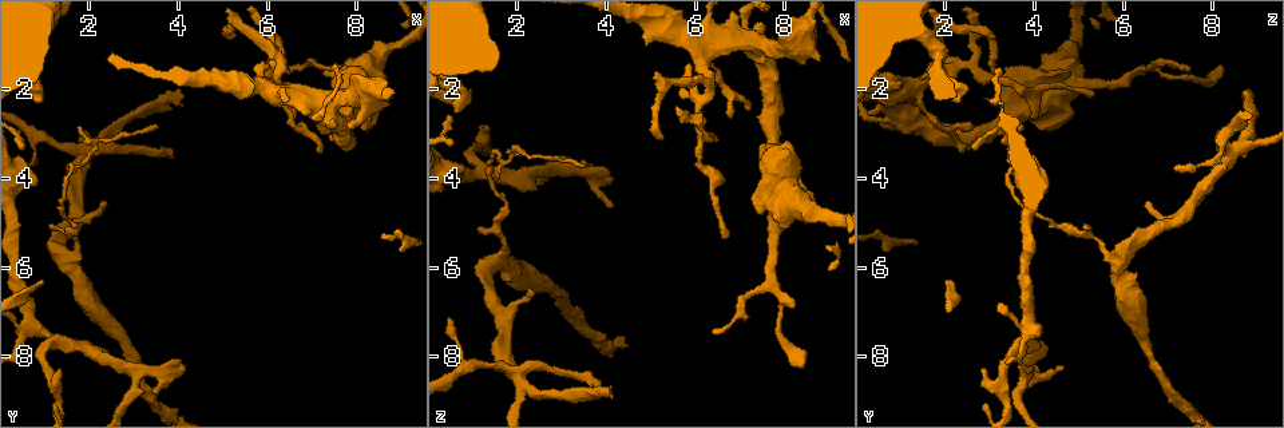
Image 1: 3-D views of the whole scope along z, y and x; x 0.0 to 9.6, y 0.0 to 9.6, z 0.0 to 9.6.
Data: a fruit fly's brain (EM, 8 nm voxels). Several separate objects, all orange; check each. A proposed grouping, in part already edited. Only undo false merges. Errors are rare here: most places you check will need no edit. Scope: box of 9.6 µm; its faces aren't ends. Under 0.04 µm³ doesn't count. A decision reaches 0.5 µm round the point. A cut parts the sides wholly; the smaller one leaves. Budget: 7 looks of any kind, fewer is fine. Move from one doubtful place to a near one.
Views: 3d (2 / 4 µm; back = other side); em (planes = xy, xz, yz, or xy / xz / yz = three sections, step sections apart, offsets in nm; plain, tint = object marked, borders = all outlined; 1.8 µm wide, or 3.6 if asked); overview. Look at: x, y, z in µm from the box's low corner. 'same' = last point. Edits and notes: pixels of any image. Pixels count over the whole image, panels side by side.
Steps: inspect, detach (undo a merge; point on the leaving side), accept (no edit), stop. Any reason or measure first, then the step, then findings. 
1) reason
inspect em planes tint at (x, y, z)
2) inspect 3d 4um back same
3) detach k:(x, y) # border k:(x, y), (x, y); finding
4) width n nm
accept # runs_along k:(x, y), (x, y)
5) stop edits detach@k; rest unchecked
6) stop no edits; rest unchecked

four-way junction
inspect em xz step 16 tint at (1.90, 3.50, 8.45)

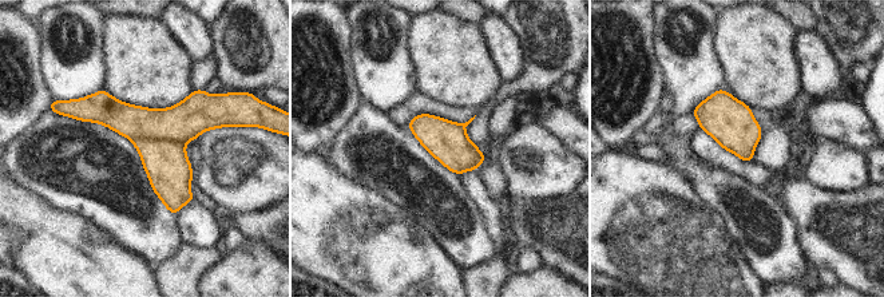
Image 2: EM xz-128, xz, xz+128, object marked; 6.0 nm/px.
inspect em planes tint same

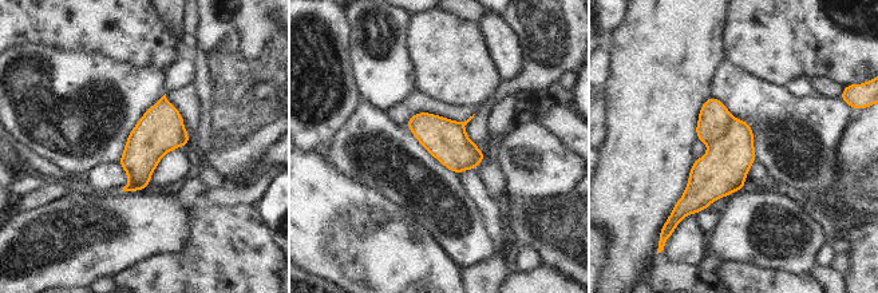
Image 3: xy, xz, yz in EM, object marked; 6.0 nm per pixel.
width 240 nm
detach 3:(714, 118) # border 3:(734, 119), (727, 130), (708, 145); a second neuron is stuck on

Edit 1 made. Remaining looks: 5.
see it whole again
inspect overview

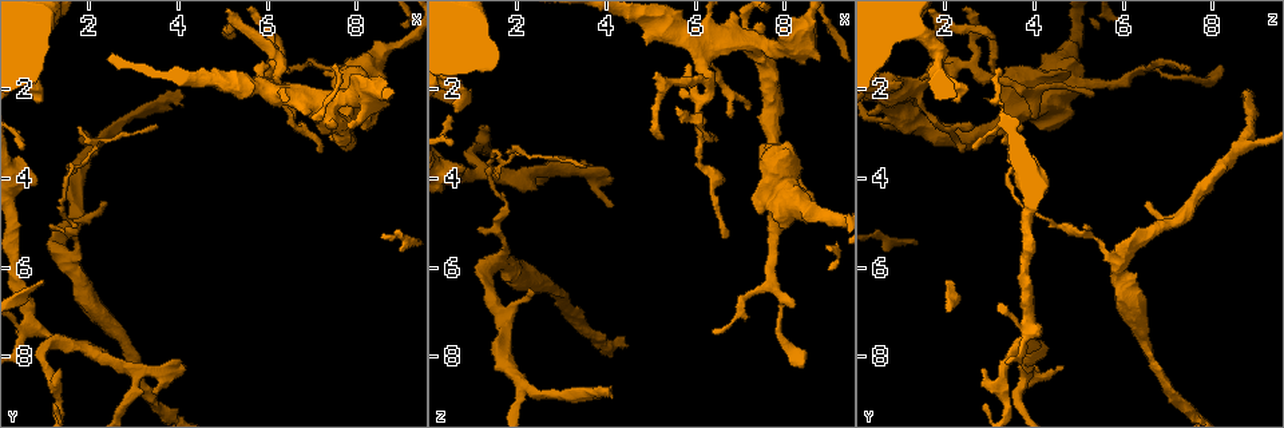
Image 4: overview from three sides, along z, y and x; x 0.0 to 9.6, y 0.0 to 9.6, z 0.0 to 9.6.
sharp bend
inspect em xz step 8 borders at (0.65, 7.30, 3.85)

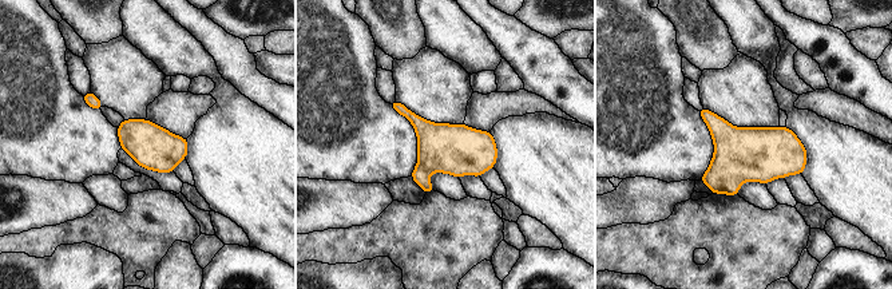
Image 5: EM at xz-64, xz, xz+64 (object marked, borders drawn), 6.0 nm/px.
accept # one neuron here

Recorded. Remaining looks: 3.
branch point
inspect em planes tint at (6.35, 1.50, 1.85)

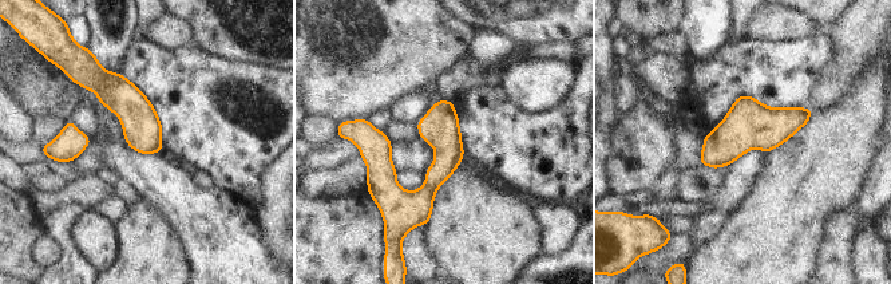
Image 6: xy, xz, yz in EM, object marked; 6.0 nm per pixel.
accept # runs_along 6:(364, 134), (384, 180), (426, 219); all the same neuron

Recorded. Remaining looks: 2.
stop edits detach@3; rest unchecked

